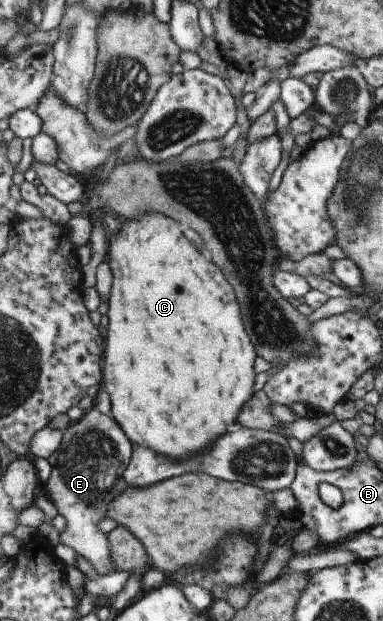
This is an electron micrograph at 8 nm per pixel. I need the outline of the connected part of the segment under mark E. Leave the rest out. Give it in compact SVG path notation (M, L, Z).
M92 407L63 432L61 445L48 458L52 474L45 485L58 513L66 520L61 544L85 557L99 576L117 571L109 534L99 531L97 523L108 517L109 505L127 491L124 474L131 463L131 453L133 445L114 417Z

